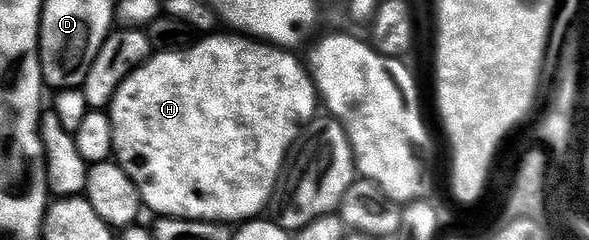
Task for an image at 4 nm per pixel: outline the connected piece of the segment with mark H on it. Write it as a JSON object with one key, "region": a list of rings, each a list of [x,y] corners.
{"region":[[[209,34],[198,39],[184,52],[158,52],[150,56],[149,61],[131,78],[127,78],[119,86],[112,104],[107,111],[113,127],[113,156],[121,169],[135,182],[141,195],[141,203],[158,217],[173,216],[177,220],[212,220],[214,222],[248,222],[260,217],[261,212],[270,207],[273,191],[277,188],[277,180],[281,176],[281,167],[287,163],[291,149],[296,145],[303,129],[318,115],[319,93],[313,77],[306,65],[296,60],[292,51],[266,44],[244,34],[228,34],[217,36]]]}

